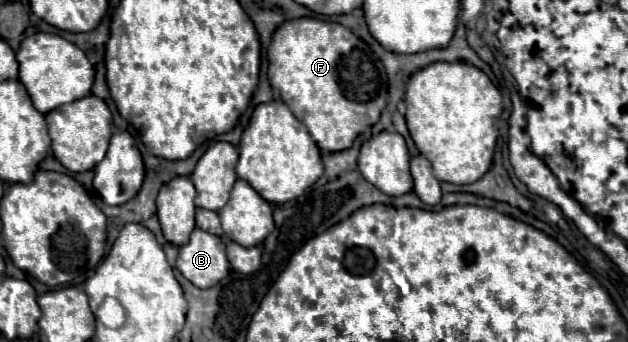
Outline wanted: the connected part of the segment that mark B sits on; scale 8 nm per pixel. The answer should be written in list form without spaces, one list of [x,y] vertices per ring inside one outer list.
[[[195,229],[185,247],[179,249],[177,269],[199,289],[209,289],[229,275],[229,261],[221,237]]]

